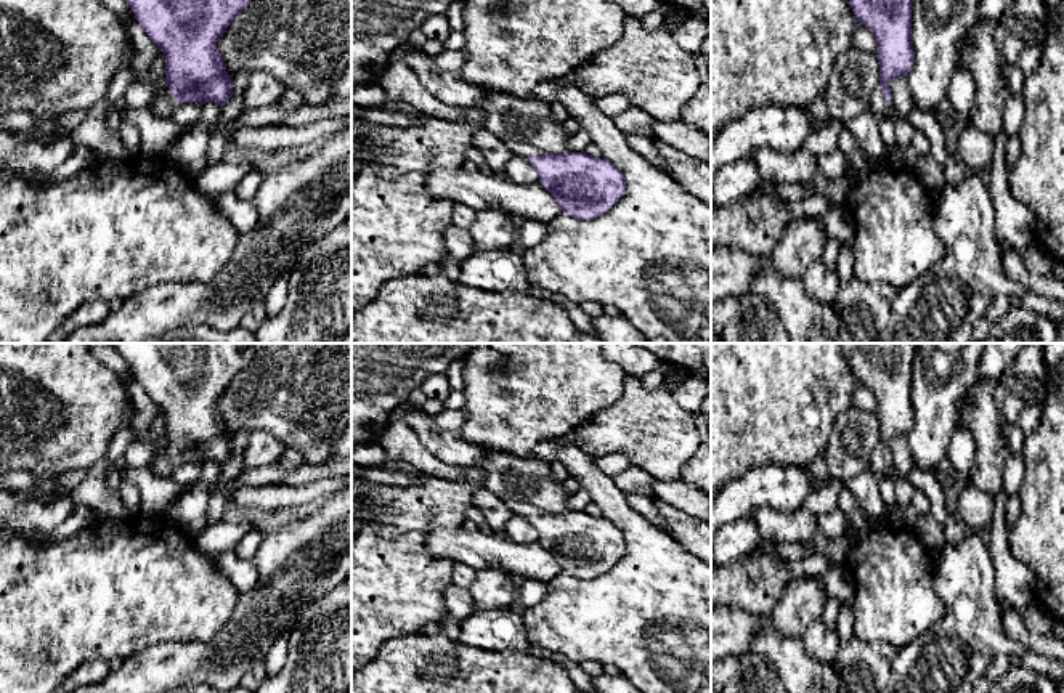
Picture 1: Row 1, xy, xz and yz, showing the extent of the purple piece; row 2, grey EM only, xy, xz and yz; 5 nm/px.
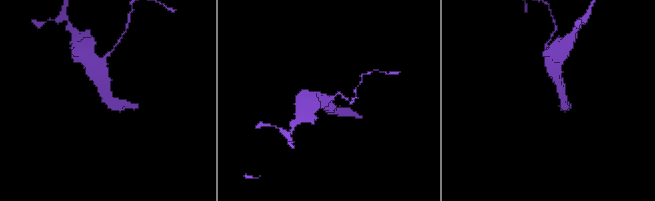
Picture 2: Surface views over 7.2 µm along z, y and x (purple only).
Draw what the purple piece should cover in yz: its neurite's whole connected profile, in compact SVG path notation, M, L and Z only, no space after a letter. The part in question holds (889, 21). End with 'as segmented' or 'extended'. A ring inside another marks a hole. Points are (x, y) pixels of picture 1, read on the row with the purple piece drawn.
M849 0L862 26L873 34L879 61L879 85L875 88L868 111L881 119L891 109L889 82L908 75L913 61L912 8L915 0Z | extended

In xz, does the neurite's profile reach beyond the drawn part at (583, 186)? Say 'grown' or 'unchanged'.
grown

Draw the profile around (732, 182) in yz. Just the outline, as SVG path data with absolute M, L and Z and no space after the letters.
M741 157L725 164L711 178L711 197L714 207L727 207L751 194L762 183L757 165L751 157Z

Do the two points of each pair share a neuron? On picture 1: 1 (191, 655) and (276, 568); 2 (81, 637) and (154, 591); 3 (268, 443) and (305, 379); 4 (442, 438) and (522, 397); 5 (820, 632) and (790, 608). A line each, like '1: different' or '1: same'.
1: same
2: same
3: different
4: different
5: different

